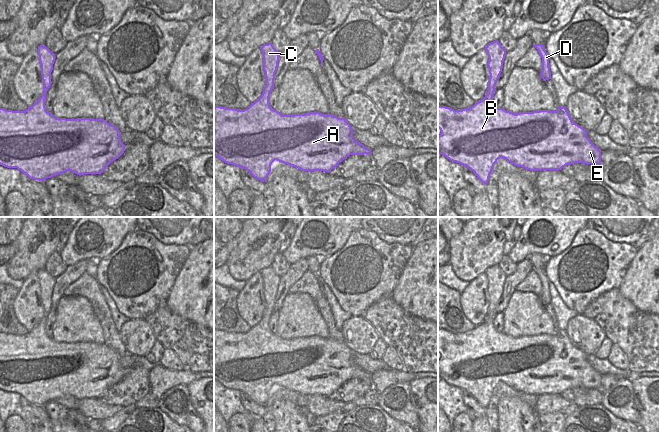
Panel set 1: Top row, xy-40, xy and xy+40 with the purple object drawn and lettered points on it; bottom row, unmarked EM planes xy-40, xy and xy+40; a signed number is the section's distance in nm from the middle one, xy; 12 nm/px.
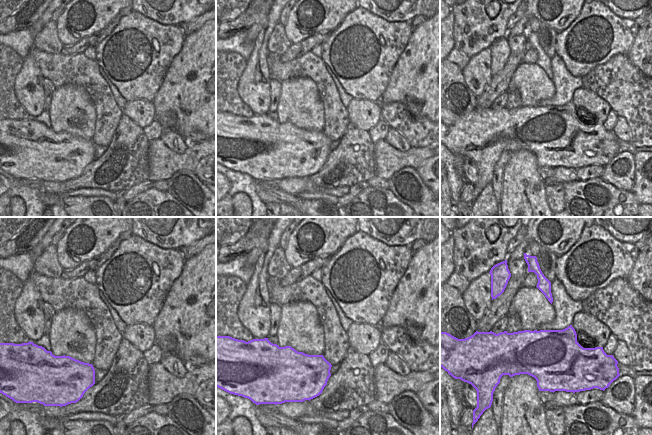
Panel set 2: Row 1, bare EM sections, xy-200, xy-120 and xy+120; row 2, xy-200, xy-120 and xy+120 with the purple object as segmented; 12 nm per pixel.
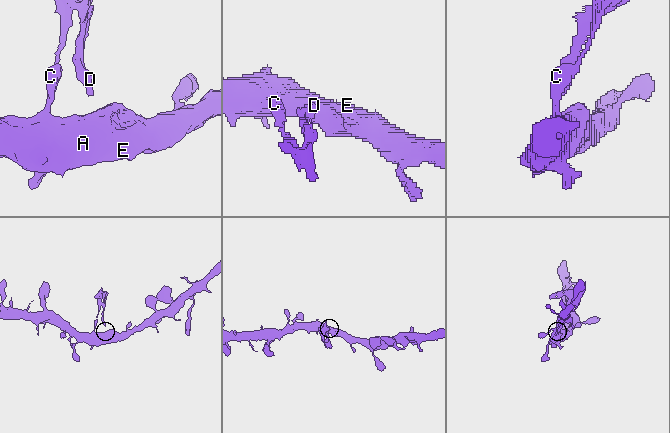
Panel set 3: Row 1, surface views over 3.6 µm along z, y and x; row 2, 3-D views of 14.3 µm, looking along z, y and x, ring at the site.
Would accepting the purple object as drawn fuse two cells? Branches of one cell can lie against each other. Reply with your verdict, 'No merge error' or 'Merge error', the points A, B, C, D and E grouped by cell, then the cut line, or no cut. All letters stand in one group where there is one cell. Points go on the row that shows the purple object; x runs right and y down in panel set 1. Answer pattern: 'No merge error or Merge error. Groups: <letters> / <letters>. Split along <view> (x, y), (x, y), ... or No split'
Merge error. Groups: A B E / C D. Split along xy+40 (488, 86), (492, 88), (493, 92)

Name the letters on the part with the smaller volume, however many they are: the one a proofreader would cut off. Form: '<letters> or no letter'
C, D

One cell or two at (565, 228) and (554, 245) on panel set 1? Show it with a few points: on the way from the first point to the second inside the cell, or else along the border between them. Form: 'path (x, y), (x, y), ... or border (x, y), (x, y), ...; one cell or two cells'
path (561, 232), (554, 241); one cell

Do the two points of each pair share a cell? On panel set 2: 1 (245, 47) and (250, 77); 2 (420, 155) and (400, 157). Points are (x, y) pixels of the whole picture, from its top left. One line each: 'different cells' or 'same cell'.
1: different cells
2: same cell

